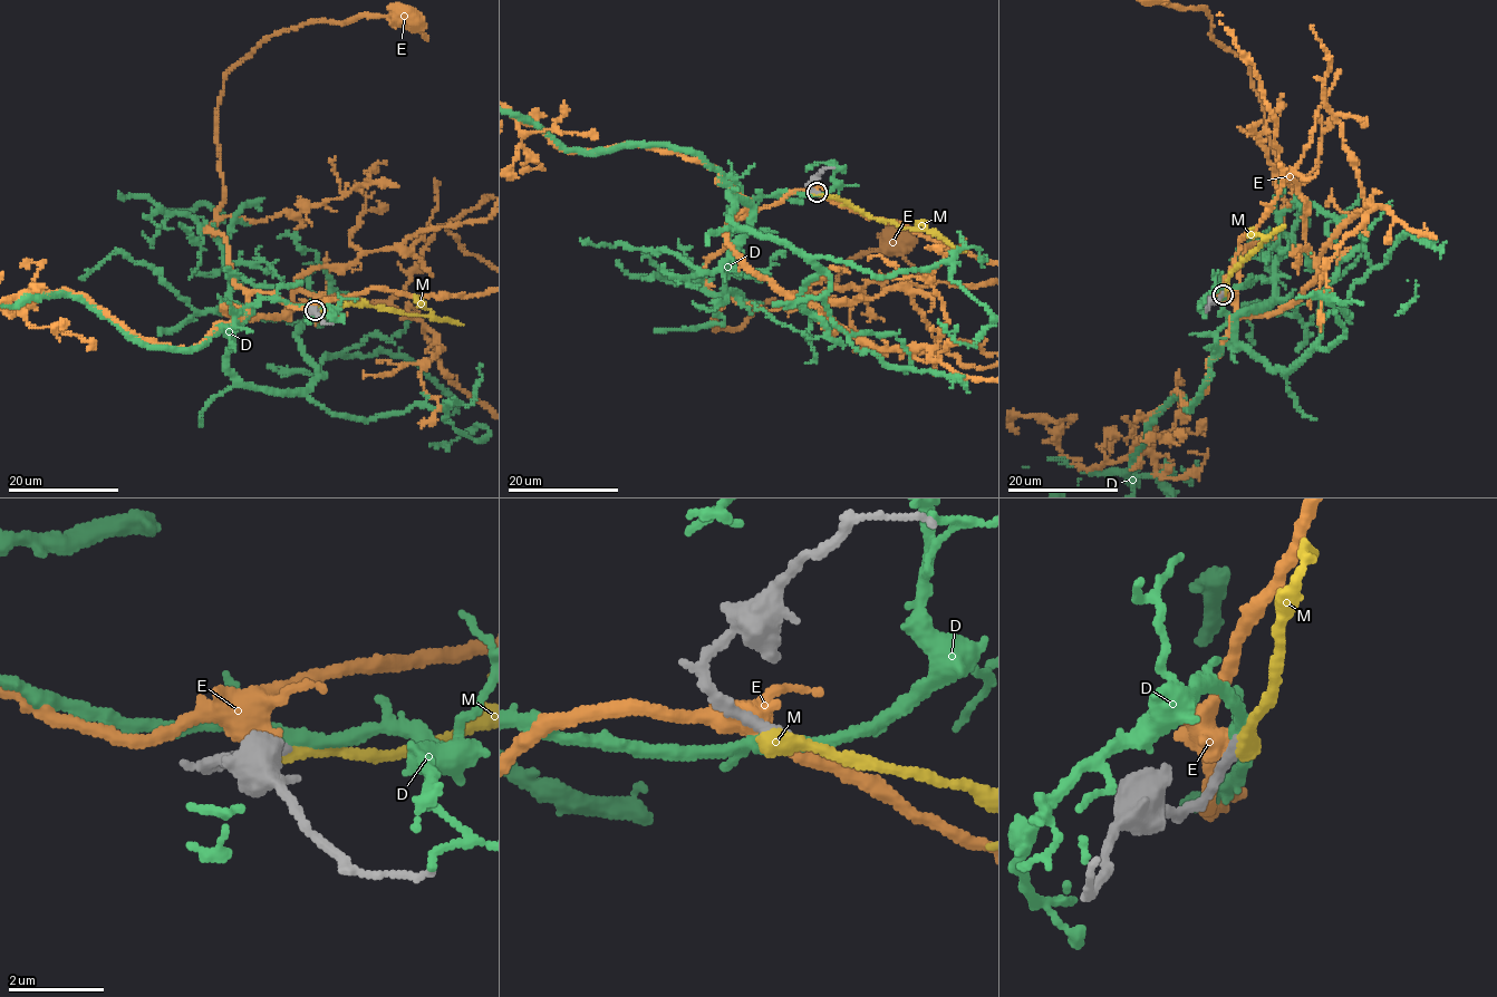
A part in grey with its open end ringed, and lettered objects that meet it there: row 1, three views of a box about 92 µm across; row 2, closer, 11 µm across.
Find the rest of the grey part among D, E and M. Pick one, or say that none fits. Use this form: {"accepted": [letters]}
{"accepted": ["M"]}

